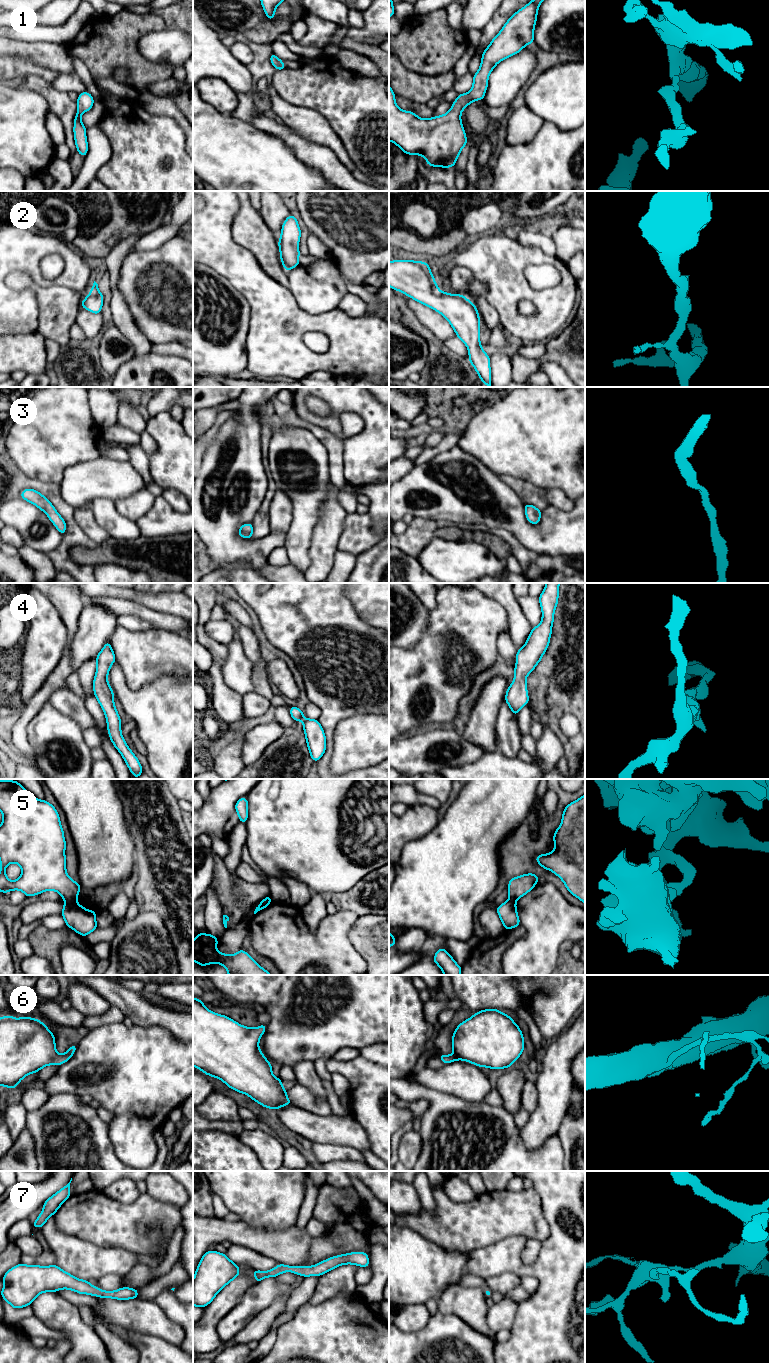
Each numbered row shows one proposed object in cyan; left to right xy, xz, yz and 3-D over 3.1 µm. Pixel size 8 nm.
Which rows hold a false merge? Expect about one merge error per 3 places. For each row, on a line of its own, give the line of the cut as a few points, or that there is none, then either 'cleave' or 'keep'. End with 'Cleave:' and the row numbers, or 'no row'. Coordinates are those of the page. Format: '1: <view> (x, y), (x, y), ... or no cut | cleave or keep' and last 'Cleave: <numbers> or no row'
1: no cut | keep
2: no cut | keep
3: no cut | keep
4: no cut | keep
5: xy (75, 899), (65, 901) | cleave
6: no cut | keep
7: no cut | keep
Cleave: 5

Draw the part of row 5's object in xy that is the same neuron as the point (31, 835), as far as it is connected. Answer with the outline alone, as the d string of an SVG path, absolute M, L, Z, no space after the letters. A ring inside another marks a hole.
M0 780L0 811L3 814L0 825L0 892L6 894L12 890L21 890L27 897L31 897L53 890L58 892L64 901L77 900L81 885L66 872L66 841L59 814L54 806L44 799L35 798L16 780ZM10 863L17 863L22 869L21 876L15 881L9 880L5 873Z

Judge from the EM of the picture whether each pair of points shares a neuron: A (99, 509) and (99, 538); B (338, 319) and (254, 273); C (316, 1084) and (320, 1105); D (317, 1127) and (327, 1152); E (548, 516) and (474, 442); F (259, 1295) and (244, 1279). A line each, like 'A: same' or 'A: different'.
A: different
B: same
C: different
D: different
E: different
F: different

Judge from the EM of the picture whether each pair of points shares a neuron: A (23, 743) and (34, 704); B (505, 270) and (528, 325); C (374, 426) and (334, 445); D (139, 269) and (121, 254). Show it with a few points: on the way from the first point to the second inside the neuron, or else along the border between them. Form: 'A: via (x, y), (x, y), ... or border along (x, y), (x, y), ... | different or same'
A: via (22, 733), (22, 722), (25, 714) | same
B: via (505, 285), (505, 302), (507, 308), (513, 314) | same
C: border along (323, 427), (341, 439), (344, 464) | different
D: border along (131, 251), (124, 259), (120, 268), (119, 280) | different

